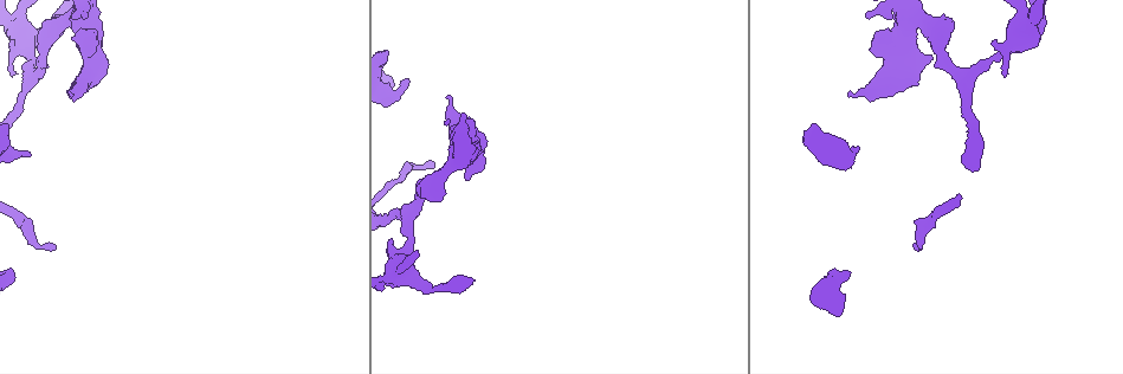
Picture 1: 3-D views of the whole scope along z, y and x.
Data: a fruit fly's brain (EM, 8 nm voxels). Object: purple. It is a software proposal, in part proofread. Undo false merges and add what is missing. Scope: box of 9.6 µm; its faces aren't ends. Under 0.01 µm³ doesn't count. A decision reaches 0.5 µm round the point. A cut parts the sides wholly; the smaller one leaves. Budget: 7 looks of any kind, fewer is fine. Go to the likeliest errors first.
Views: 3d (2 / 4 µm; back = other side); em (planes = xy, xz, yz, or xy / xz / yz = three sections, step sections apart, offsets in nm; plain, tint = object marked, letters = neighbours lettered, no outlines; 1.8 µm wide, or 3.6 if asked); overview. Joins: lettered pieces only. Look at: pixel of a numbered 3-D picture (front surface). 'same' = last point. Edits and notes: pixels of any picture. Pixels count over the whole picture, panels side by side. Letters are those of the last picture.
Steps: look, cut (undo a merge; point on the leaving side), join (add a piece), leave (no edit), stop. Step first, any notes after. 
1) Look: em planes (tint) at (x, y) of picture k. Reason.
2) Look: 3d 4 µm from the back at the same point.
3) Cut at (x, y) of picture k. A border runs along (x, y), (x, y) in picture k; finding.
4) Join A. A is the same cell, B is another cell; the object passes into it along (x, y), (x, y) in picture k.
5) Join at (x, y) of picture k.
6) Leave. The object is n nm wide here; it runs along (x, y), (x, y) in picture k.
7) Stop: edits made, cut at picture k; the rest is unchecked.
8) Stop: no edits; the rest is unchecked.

Look: em planes (letters) at (407, 79) of picture 1. An open end.

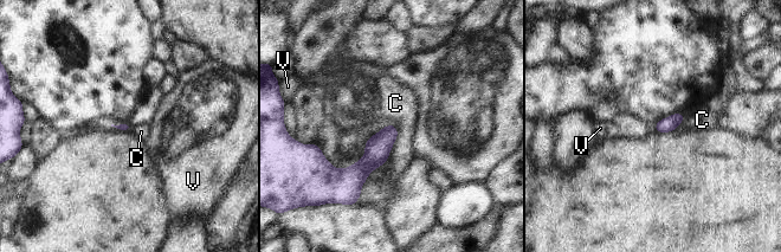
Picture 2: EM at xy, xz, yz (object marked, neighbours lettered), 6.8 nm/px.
Leave. The longest contact is with C, 220 nm; C and V are other cells; it runs along (393, 129), (355, 175), (355, 188) in picture 2; no lettered piece goes on from it.

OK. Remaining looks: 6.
Look: 3d 2 µm from the back at (850, 92) of picture 1. Free end.

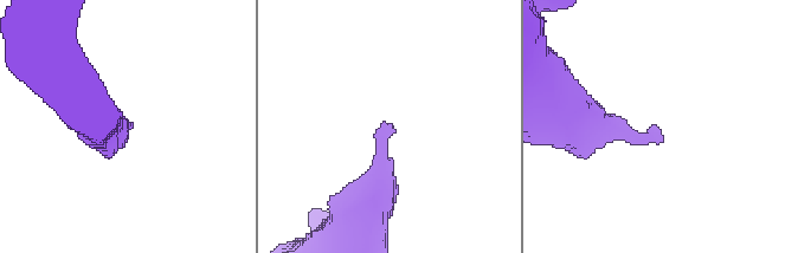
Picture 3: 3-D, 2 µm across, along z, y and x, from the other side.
Look: em yz step 8 (plain) at (659, 129) of picture 3. Need the tissue.

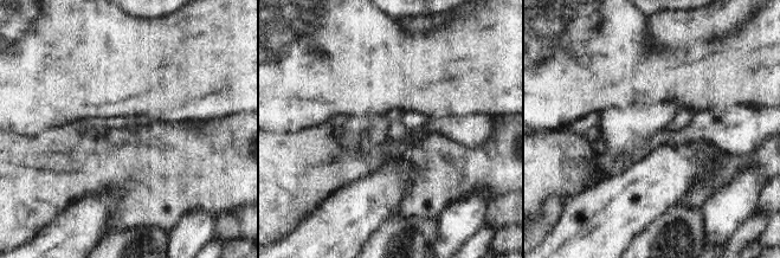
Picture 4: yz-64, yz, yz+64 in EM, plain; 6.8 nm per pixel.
Look: em yz step 8 (letters) at the same point. See the neighbours.

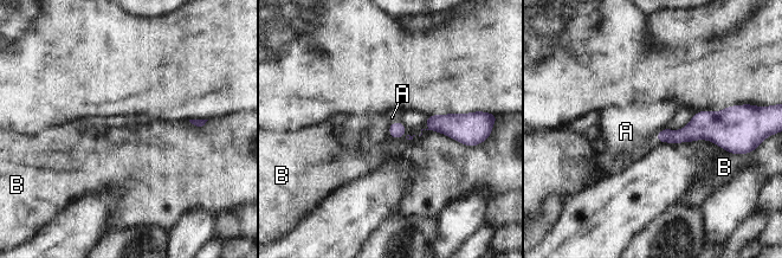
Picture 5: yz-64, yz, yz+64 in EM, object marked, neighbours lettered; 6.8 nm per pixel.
Leave. The longest contact is with B, 360 nm; A and B are other cells; none of them fits.

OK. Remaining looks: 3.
Look: em yz step 16 (letters) at (916, 246) of picture 1. Free end.

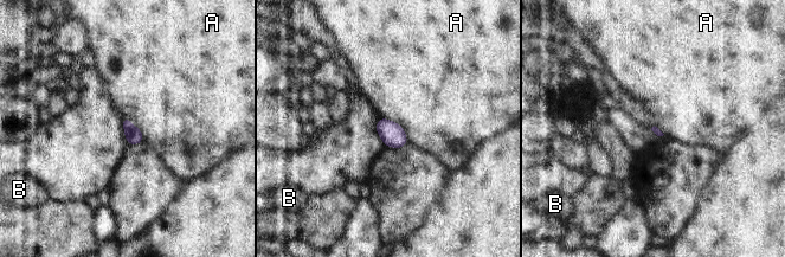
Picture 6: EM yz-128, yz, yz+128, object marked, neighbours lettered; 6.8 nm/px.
Look: em planes (letters) at the same point.

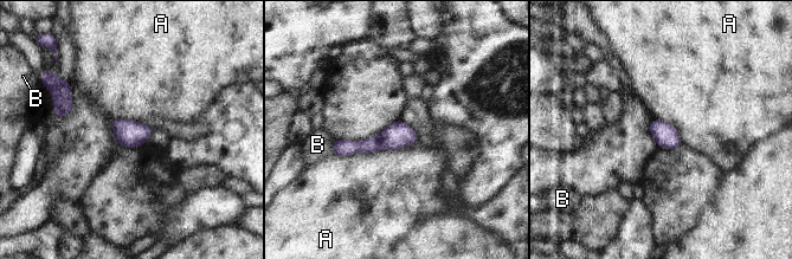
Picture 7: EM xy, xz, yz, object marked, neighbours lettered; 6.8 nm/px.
Leave. The object is 160 nm wide here; A and B are other cells; a border runs along (417, 138), (394, 149), (332, 155) in picture 7; no lettered piece goes on from it.

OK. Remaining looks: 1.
Stop: no edits; the rest is unchecked.

